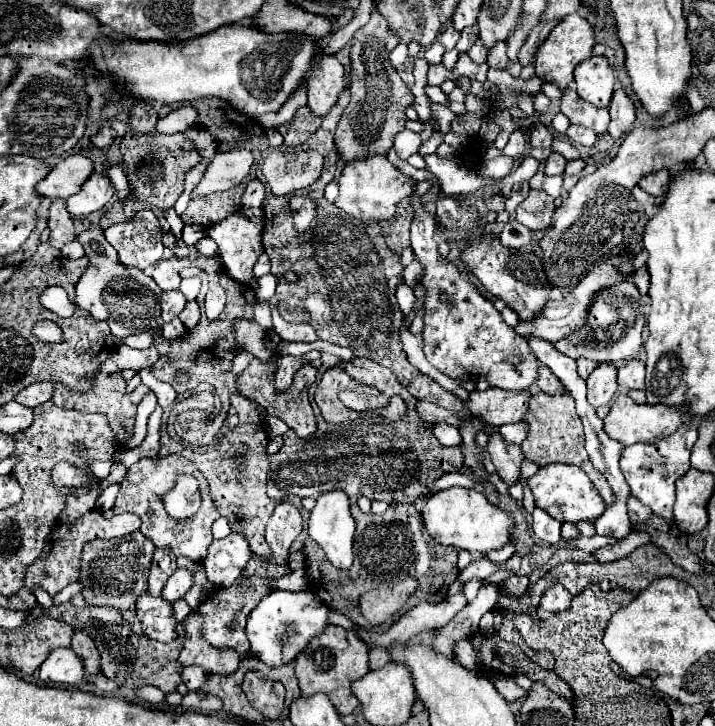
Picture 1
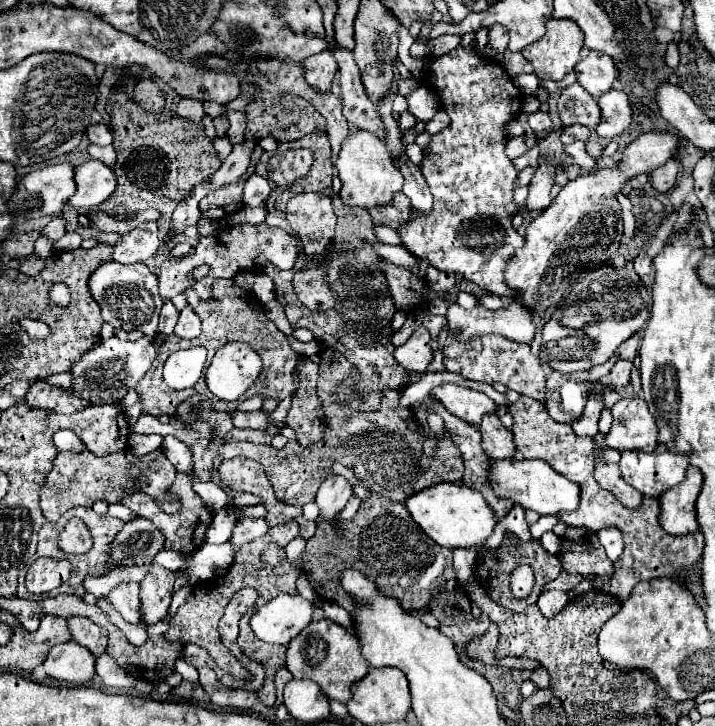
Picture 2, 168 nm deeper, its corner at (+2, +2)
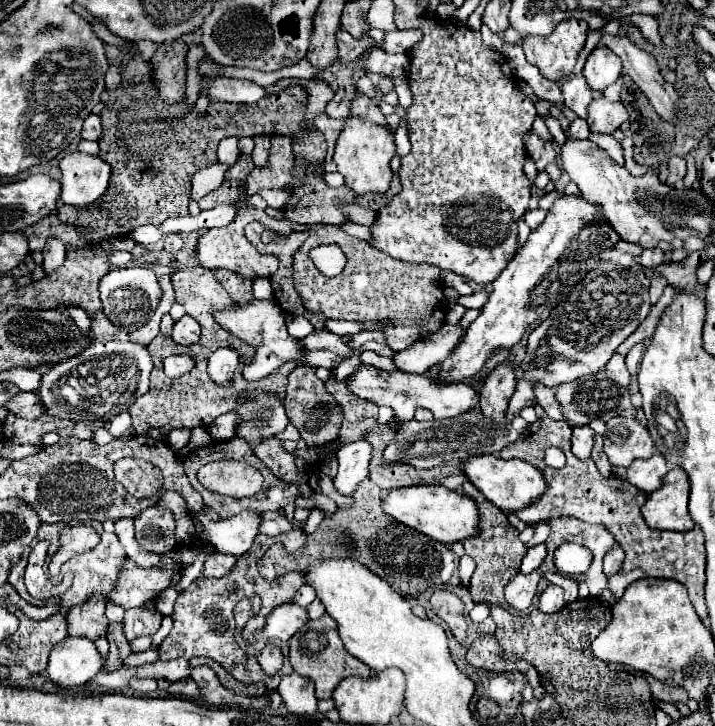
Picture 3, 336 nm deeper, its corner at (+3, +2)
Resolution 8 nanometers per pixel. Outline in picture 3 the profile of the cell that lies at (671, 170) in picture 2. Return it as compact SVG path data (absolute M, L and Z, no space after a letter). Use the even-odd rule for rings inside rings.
M672 157L668 161L668 179L666 179L666 185L674 187L678 185L686 175L686 161L682 157Z

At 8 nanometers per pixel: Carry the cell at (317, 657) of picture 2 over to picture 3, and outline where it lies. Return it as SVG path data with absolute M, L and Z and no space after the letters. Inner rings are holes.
M324 615L318 621L308 621L290 641L290 663L294 667L294 671L302 677L308 677L316 683L316 697L318 699L330 699L336 685L346 679L346 677L370 677L372 671L358 661L356 657L352 657L346 649L344 643L340 641L340 635L336 633L338 625L330 615Z

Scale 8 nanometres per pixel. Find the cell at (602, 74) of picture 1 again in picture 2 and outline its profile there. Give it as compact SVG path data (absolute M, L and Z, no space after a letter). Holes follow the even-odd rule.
M589 51L589 55L575 65L575 73L577 81L587 89L587 93L597 99L611 89L617 77L617 67L609 55L601 51Z

